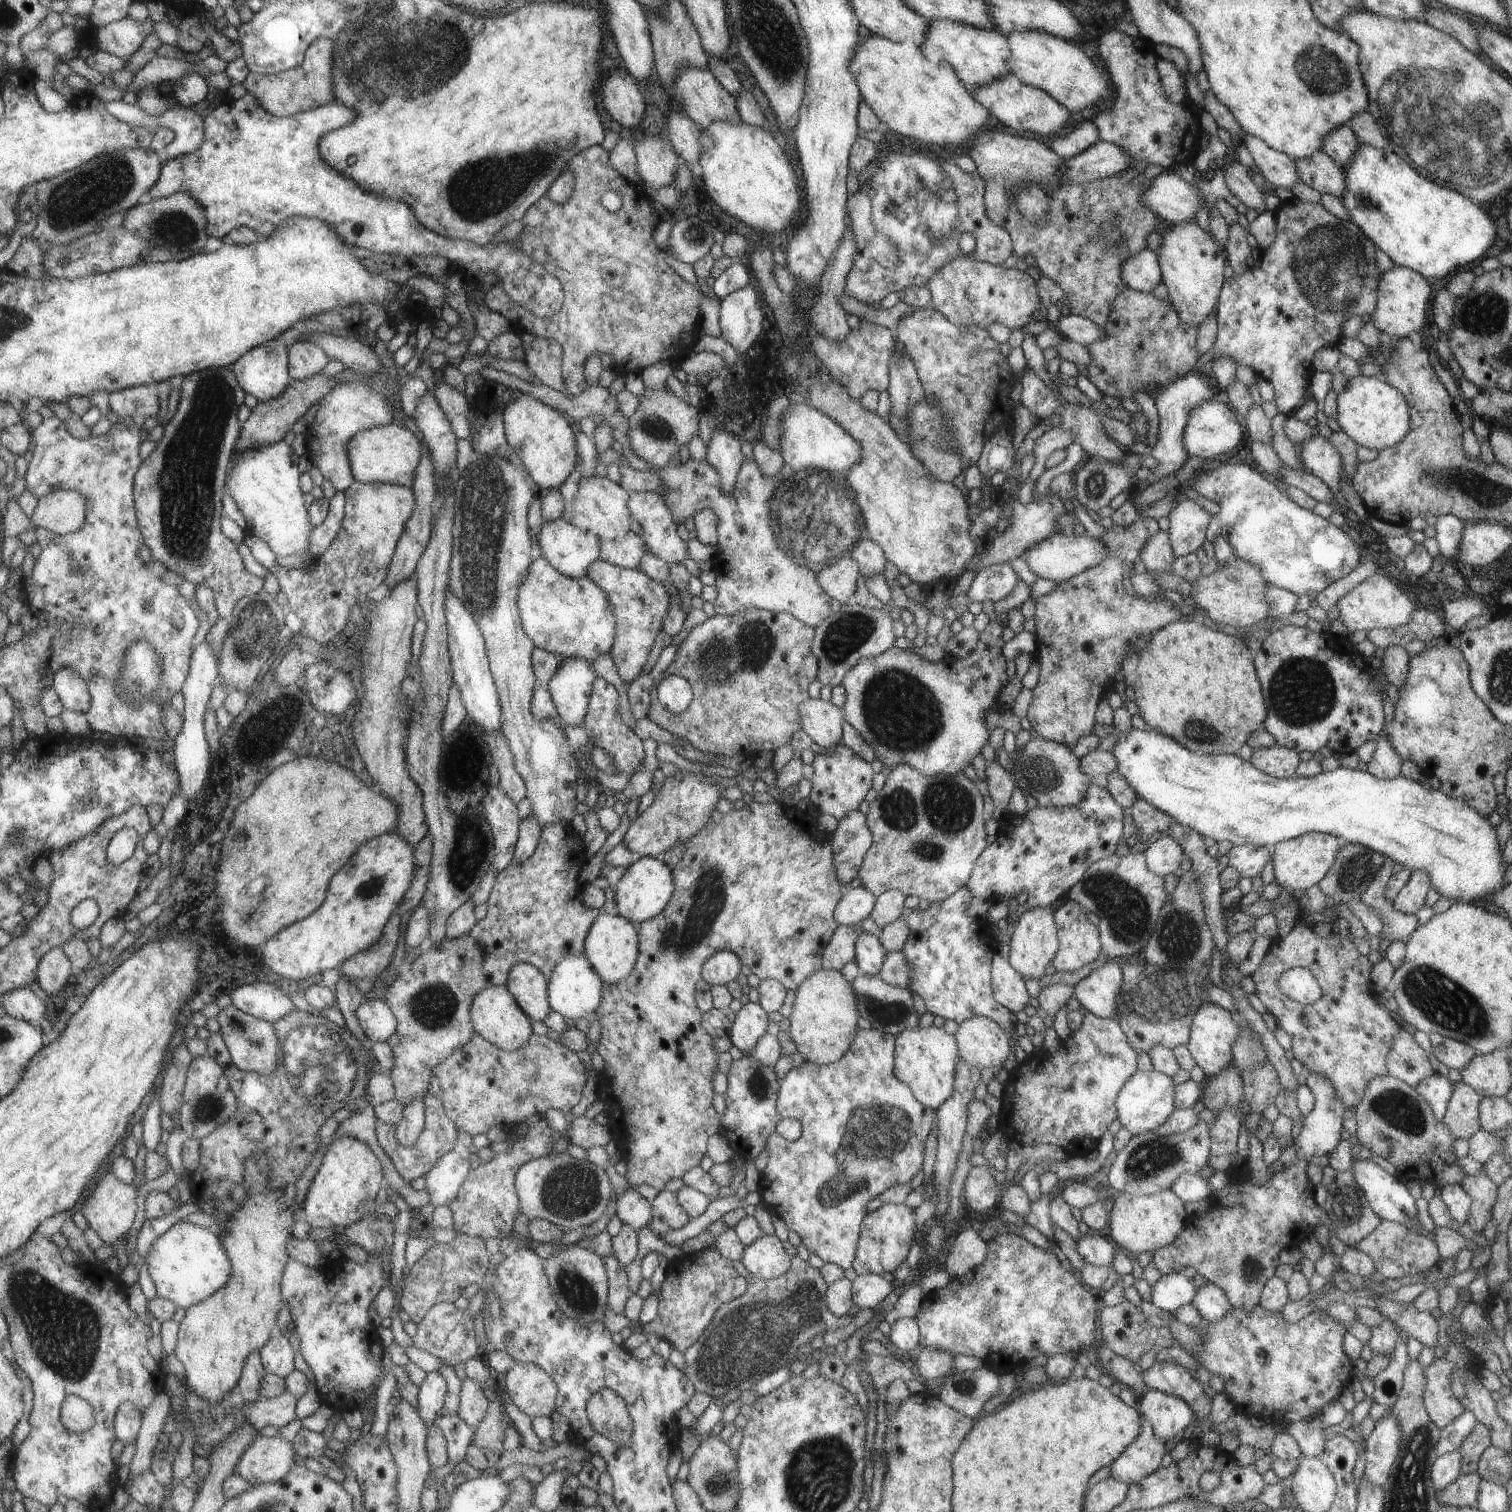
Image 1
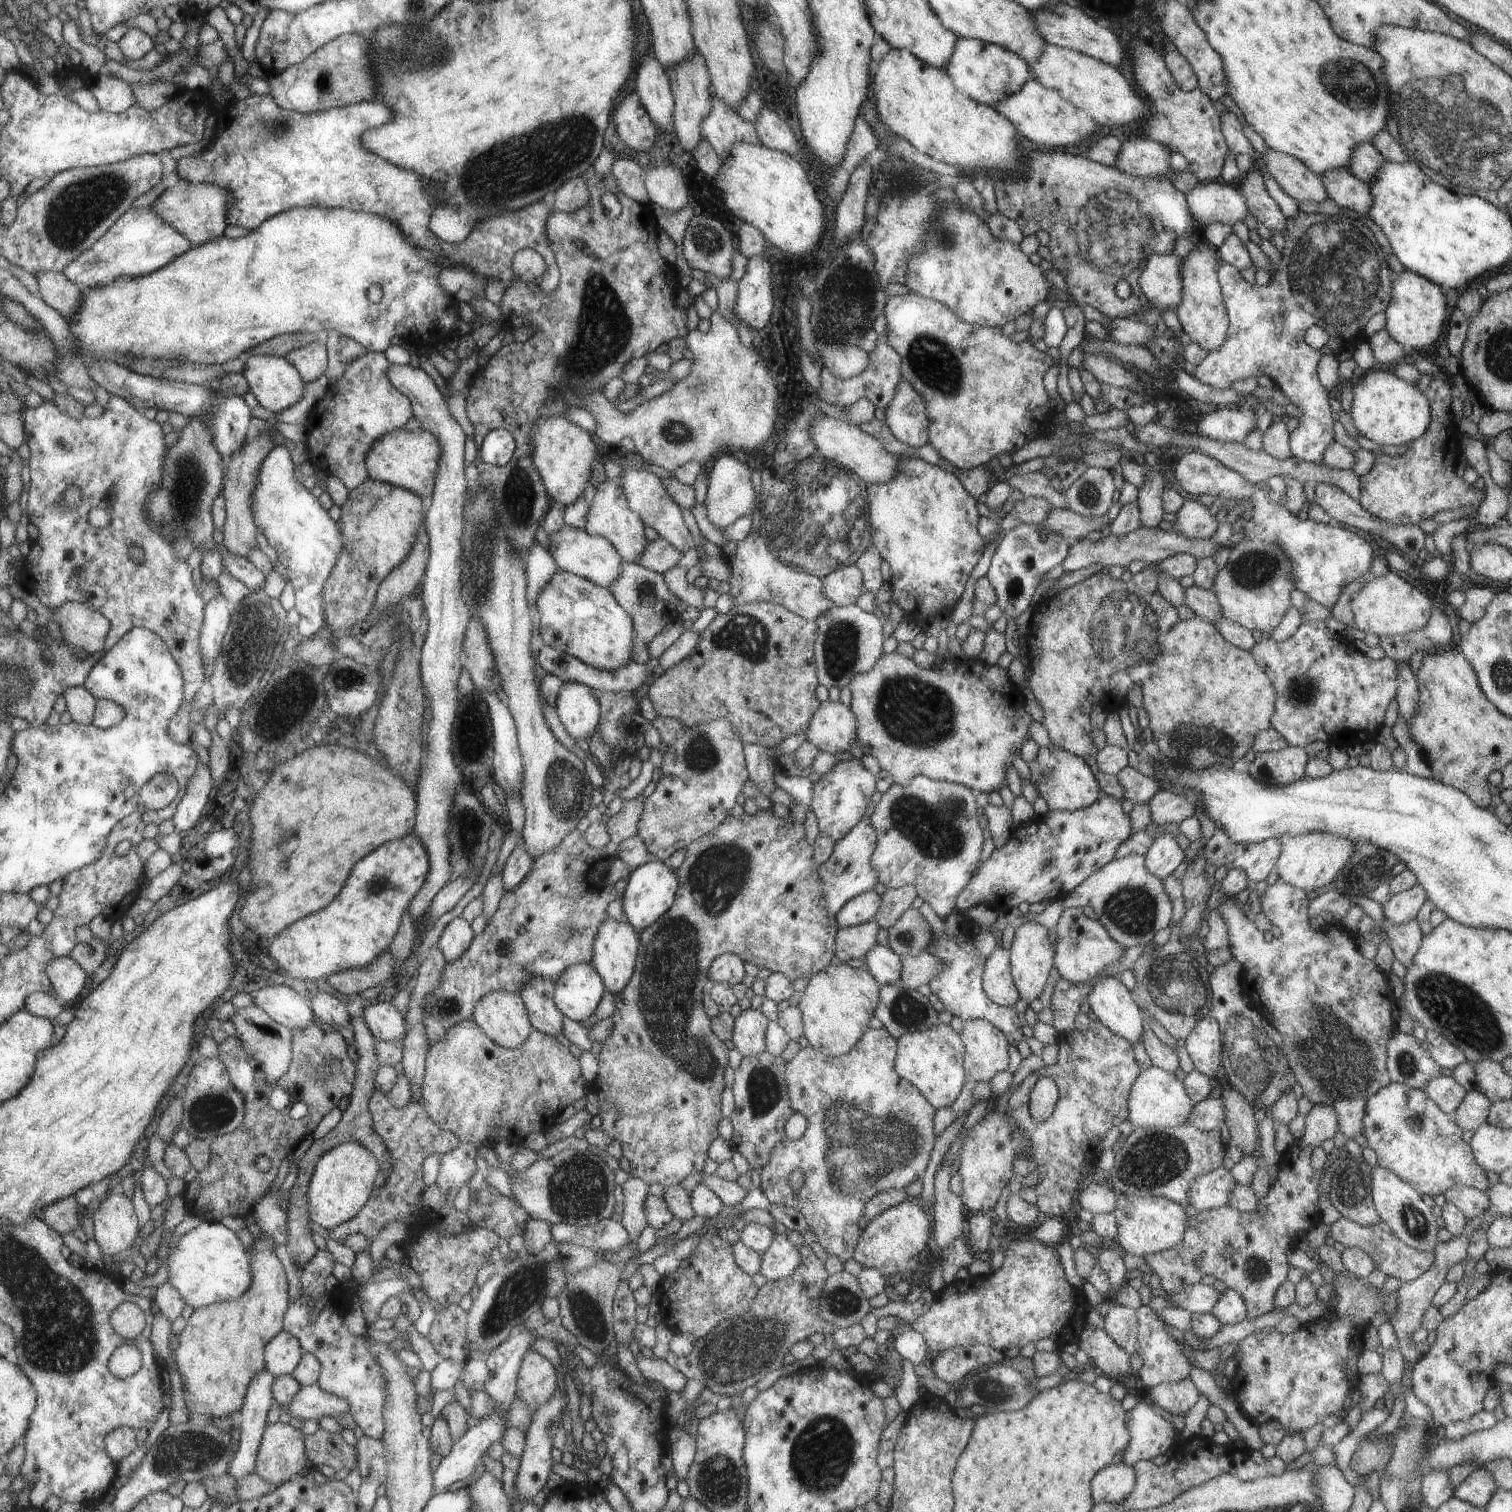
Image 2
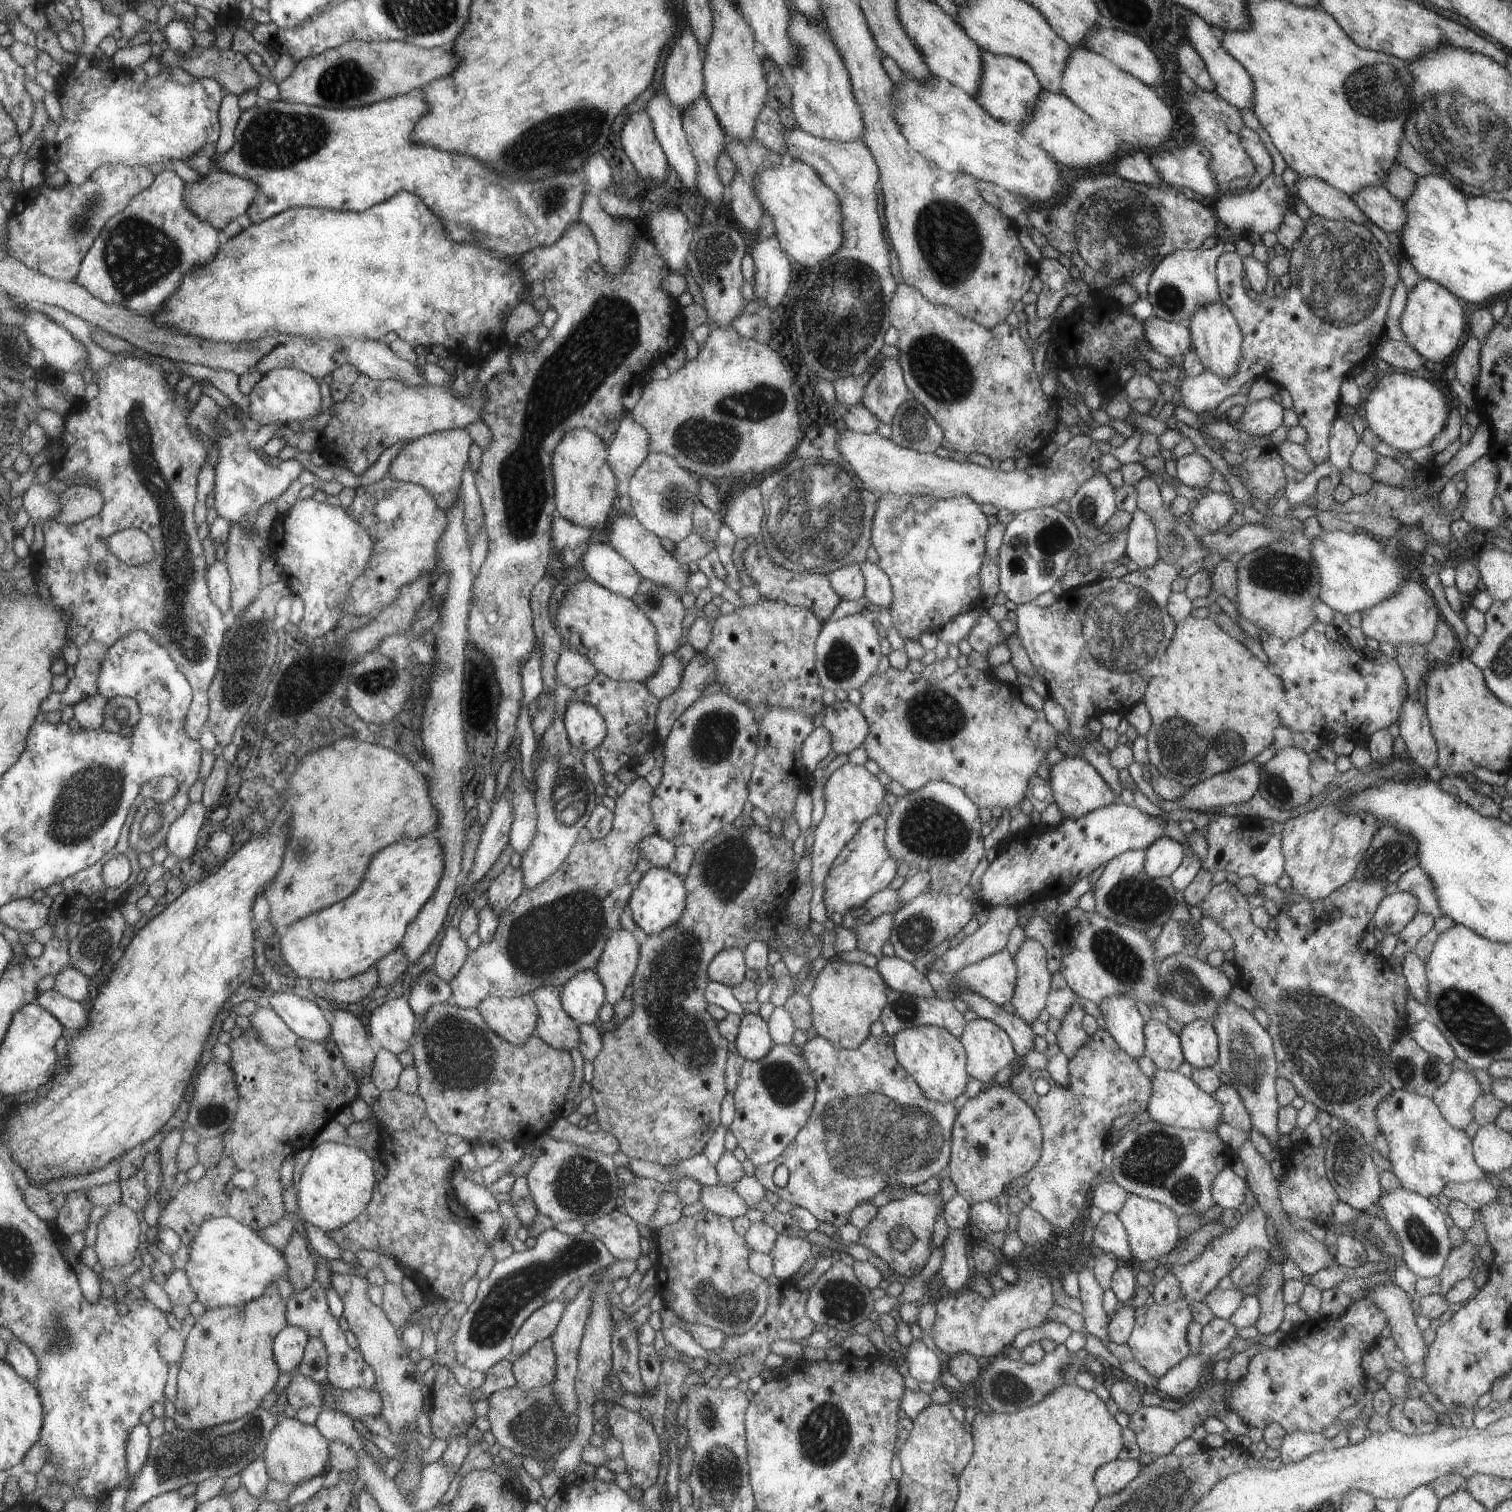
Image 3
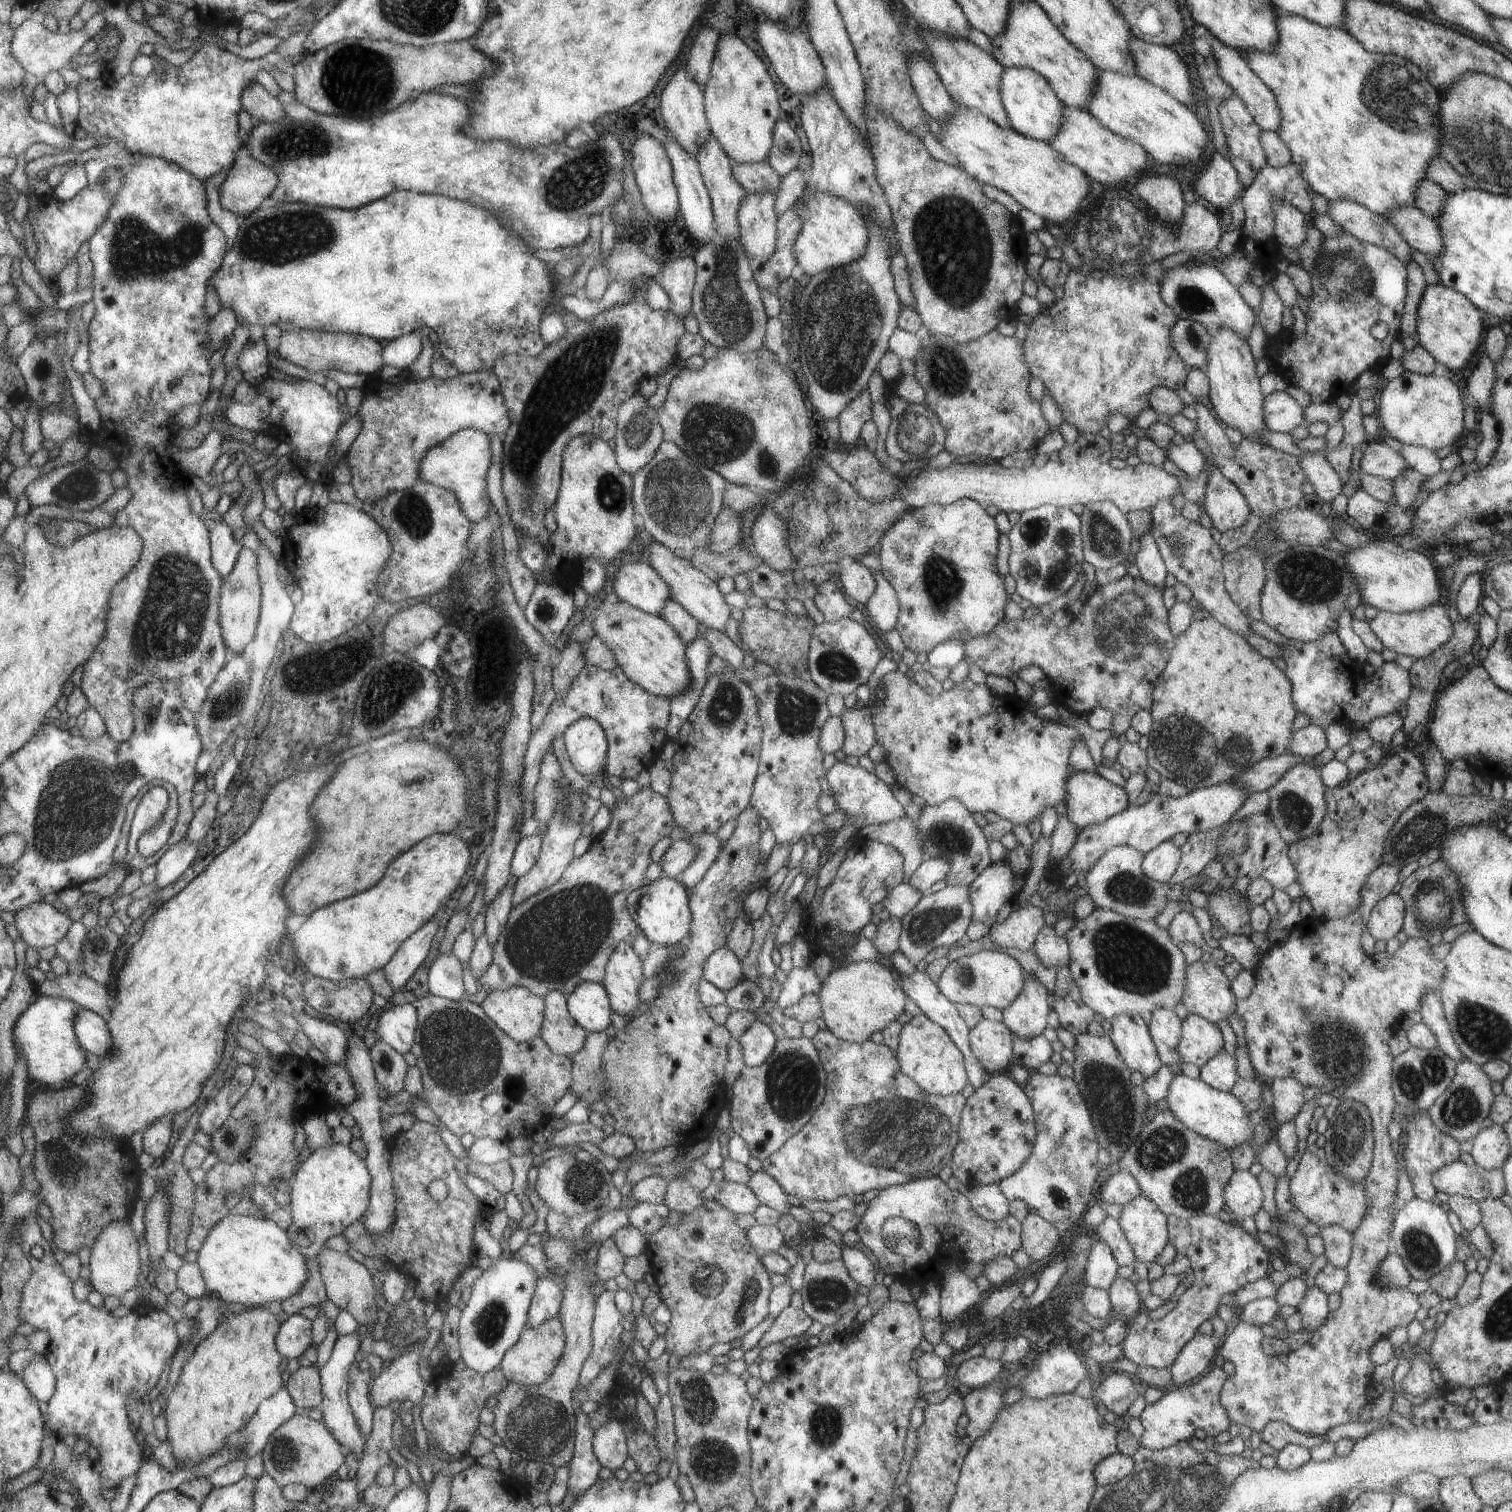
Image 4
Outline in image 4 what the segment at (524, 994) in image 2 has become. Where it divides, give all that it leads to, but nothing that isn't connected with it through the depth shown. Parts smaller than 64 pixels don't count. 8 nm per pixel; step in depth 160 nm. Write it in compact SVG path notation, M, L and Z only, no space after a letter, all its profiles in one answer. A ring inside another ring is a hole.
M561 990L547 994L547 1014L541 1036L552 1052L572 1058L585 1047L589 1034L573 1018L568 998Z

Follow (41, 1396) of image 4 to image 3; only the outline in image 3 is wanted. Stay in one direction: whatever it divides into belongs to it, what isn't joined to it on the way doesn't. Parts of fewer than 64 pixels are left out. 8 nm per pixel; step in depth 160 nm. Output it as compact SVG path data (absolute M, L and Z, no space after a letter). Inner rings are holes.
M13 1336L7 1340L7 1354L5 1360L12 1365L21 1376L39 1383L40 1361L32 1348L24 1341Z

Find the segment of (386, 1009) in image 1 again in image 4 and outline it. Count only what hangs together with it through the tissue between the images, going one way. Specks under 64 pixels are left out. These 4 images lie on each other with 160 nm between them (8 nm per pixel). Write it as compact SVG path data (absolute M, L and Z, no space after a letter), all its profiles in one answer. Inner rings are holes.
M411 1005L393 1006L380 1016L376 1032L380 1040L401 1054L412 1052L417 1040L418 1010Z

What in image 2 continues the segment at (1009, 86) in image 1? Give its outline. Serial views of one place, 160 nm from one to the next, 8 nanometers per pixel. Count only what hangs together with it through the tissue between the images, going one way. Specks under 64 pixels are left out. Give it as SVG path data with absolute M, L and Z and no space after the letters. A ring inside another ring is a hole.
M1031 78L1021 85L1019 90L1000 98L991 107L1009 120L1017 134L1025 136L1031 144L1041 150L1063 148L1063 146L1075 144L1099 130L1095 129L1097 124L1088 113L1074 108L1055 89L1045 88L1044 85Z

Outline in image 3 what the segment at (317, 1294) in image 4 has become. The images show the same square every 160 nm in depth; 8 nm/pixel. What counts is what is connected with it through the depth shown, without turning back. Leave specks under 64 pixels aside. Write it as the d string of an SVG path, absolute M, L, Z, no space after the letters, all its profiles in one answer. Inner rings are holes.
M292 1234L289 1244L284 1248L288 1260L288 1278L294 1292L305 1290L315 1280L317 1262L309 1250L309 1243L299 1234Z

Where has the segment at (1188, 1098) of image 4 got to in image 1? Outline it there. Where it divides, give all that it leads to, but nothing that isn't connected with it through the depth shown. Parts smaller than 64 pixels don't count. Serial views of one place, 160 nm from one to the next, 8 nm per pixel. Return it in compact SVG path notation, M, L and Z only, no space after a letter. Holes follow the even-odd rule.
M1155 1070L1136 1071L1117 1092L1117 1120L1131 1135L1152 1131L1175 1110L1176 1086L1172 1078Z

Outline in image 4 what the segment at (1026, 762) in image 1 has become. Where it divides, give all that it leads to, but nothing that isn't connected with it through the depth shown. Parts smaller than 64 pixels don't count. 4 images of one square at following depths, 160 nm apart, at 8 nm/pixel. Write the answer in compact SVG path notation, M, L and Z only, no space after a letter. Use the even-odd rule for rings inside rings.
M1074 772L1067 780L1064 816L1077 829L1093 826L1129 806L1125 791L1095 772Z

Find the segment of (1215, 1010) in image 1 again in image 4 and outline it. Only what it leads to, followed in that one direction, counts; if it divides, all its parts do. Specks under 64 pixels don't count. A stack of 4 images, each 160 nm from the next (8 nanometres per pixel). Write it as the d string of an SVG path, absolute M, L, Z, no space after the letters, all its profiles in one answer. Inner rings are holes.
M1188 1014L1181 1026L1179 1060L1203 1067L1220 1049L1224 1038L1219 1024L1208 1022L1197 1014Z

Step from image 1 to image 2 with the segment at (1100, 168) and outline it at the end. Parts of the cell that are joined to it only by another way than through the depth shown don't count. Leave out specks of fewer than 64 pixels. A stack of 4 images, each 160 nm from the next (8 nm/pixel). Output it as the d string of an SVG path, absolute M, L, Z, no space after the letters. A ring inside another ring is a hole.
M1129 138L1122 142L1114 166L1120 173L1134 177L1165 176L1171 152L1157 141Z

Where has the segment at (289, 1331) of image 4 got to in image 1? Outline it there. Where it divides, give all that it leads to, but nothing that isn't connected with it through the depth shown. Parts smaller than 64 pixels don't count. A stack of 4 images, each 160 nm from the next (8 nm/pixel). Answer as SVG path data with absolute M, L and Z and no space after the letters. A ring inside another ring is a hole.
M276 1333L263 1348L261 1356L268 1374L272 1373L286 1380L296 1371L297 1354L286 1336Z

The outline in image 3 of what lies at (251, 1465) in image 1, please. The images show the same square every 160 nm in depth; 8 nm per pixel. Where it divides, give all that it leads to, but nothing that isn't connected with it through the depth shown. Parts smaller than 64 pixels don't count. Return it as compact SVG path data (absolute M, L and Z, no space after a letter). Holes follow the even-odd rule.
M295 1417L281 1419L273 1429L265 1447L264 1459L268 1473L273 1481L280 1483L299 1484L315 1478L317 1475L325 1475L331 1468L329 1466L330 1442L321 1434L317 1425L304 1424Z

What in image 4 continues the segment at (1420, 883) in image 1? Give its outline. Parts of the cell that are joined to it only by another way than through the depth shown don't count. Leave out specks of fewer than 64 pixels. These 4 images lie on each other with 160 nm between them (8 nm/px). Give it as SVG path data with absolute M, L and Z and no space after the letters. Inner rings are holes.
M1390 893L1372 909L1368 918L1367 933L1375 941L1388 941L1403 927L1404 900L1398 894Z

